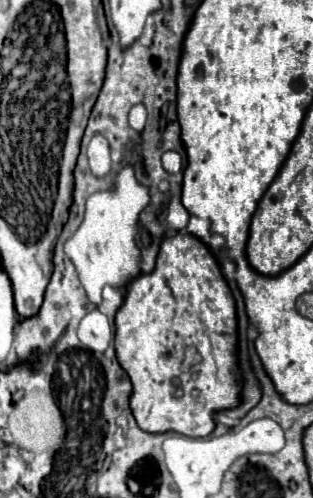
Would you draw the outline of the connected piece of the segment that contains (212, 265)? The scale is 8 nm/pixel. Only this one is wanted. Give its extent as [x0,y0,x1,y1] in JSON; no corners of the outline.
[114,232,242,438]

